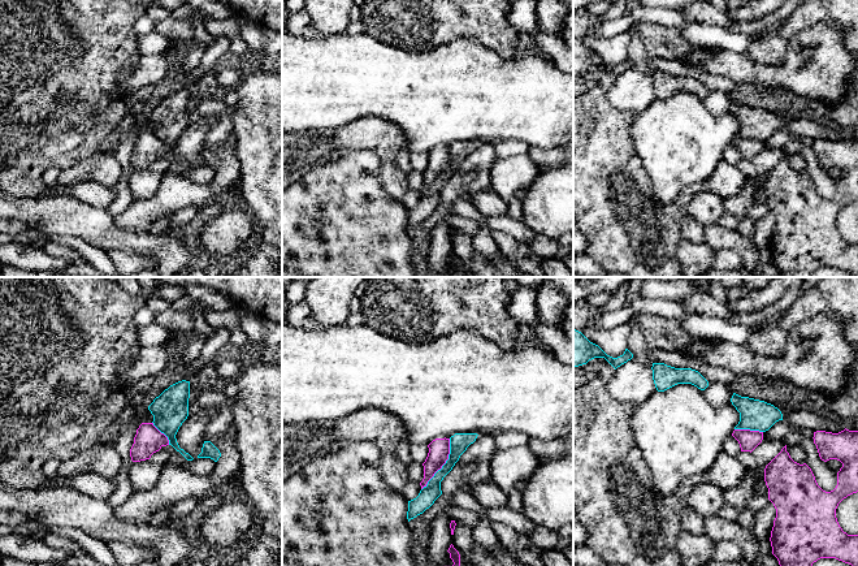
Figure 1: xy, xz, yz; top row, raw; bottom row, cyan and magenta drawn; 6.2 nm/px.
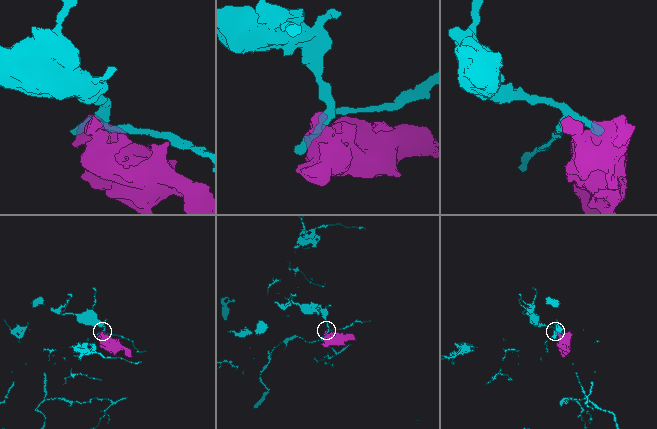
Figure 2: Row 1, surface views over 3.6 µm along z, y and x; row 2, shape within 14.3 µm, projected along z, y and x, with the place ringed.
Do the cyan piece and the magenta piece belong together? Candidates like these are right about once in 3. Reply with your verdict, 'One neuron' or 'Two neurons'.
Two neurons

